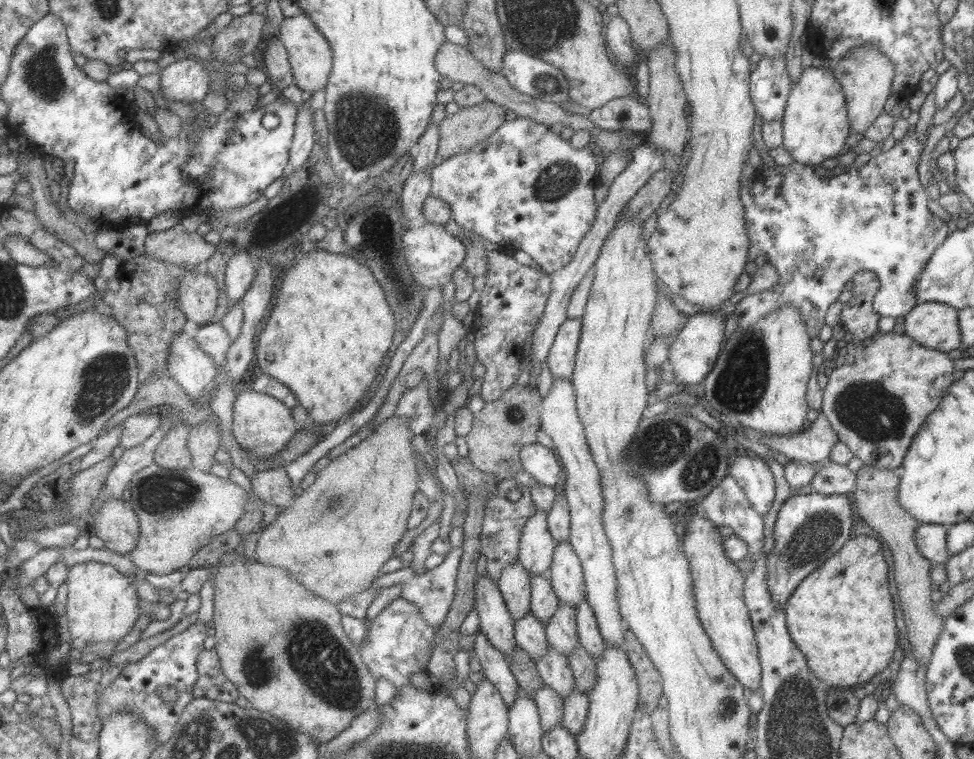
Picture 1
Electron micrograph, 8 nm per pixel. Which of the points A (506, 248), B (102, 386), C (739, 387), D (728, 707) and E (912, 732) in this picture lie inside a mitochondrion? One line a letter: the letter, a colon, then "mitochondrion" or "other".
A: other
B: mitochondrion
C: mitochondrion
D: mitochondrion
E: other

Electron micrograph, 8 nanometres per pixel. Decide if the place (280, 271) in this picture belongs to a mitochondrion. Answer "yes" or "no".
no

